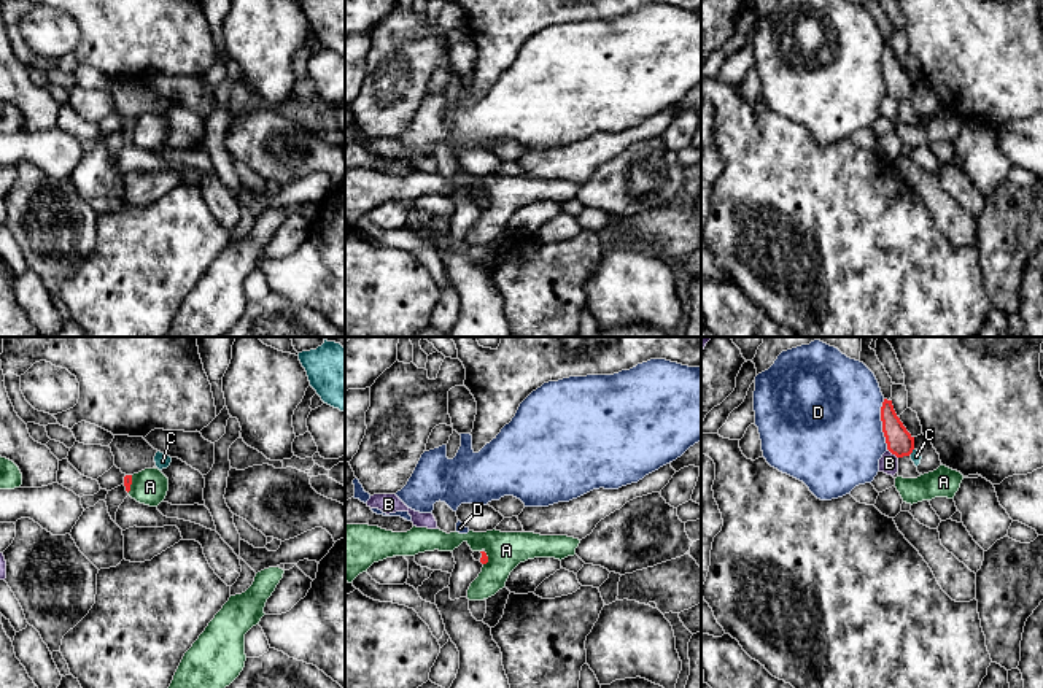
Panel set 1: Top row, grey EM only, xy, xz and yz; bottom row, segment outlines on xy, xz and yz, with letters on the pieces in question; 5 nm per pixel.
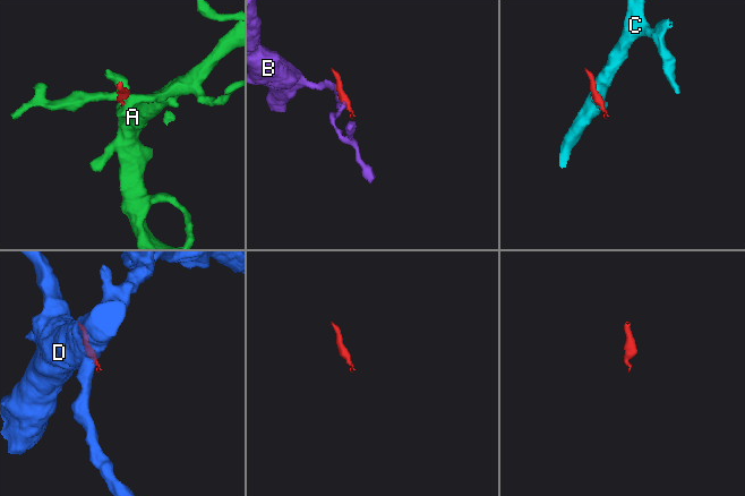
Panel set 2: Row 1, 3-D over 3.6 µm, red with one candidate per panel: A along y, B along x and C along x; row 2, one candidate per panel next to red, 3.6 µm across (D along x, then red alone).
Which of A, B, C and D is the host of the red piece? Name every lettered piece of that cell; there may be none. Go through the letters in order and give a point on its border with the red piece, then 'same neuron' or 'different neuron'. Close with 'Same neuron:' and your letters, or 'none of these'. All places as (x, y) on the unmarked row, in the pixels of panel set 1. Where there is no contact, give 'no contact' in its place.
A: contact xy (131, 127); different neuron
B: contact yz (892, 97); different neuron
C: contact yz (911, 96); different neuron
D: contact yz (883, 69); different neuron
Same neuron: none of these

